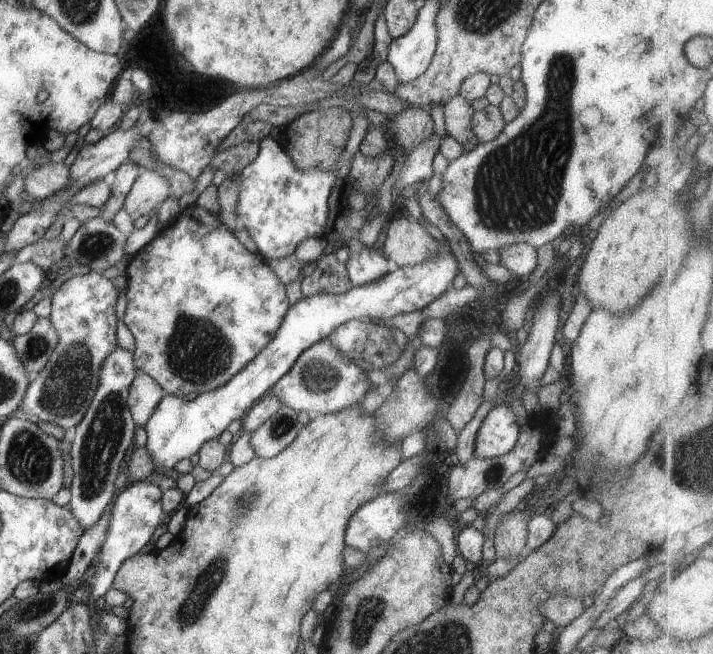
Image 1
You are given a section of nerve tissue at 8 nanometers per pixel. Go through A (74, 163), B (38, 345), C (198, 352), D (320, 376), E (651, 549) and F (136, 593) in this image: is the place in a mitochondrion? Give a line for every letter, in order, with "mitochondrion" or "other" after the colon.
A: other
B: mitochondrion
C: mitochondrion
D: mitochondrion
E: other
F: other

